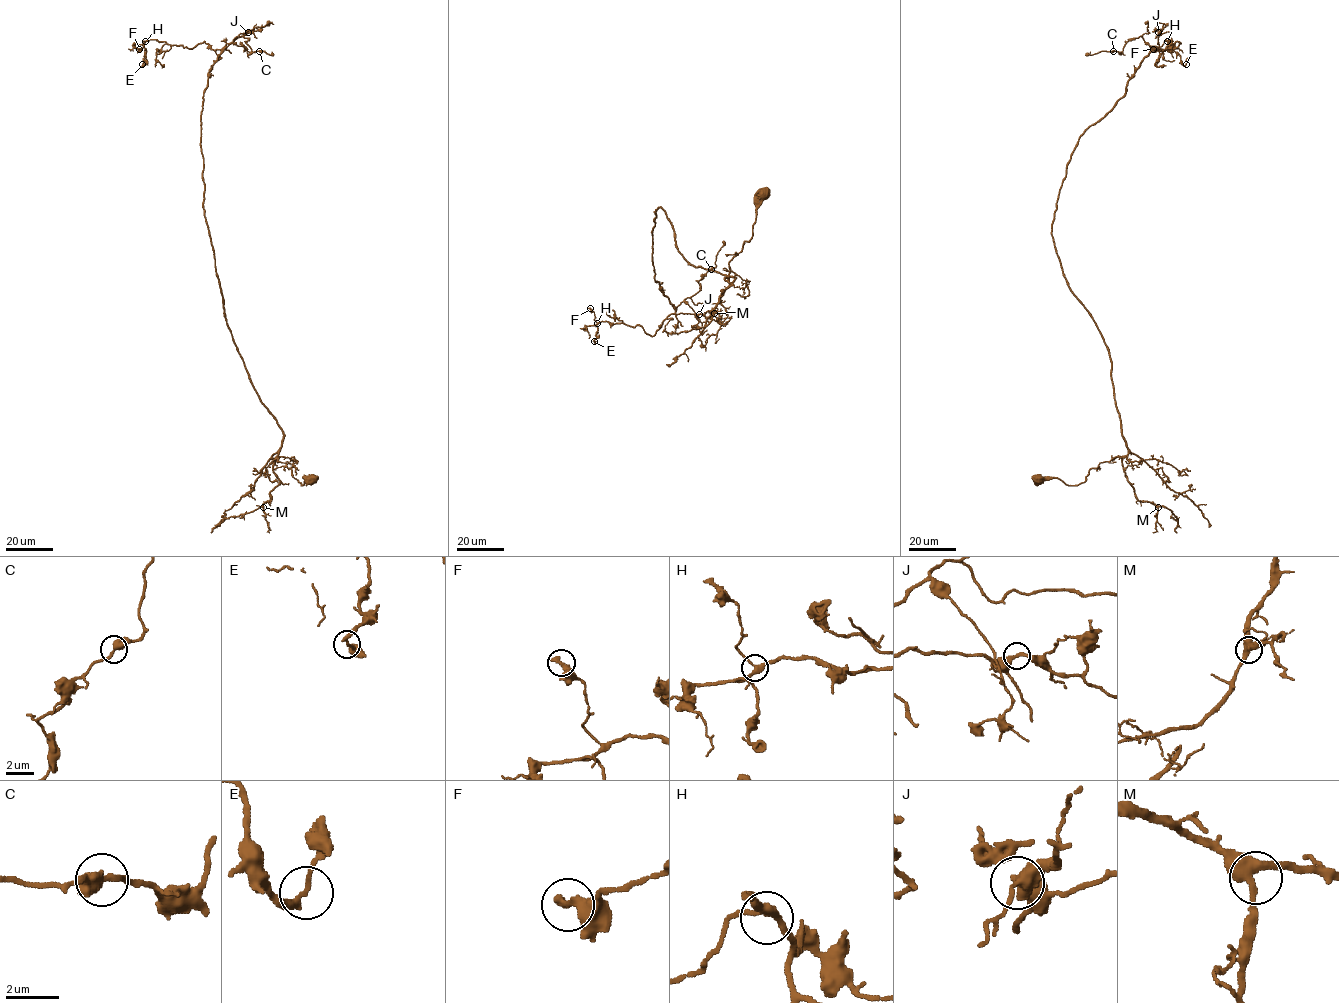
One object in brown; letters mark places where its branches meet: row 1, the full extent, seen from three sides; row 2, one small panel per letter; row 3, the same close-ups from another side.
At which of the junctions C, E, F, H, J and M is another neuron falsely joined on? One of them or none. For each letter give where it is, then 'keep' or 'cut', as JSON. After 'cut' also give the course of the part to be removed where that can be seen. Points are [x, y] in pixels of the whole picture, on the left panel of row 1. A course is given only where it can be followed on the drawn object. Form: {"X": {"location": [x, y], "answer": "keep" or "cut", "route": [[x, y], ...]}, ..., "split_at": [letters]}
{"C": {"location": [259, 51], "answer": "keep"}, "E": {"location": [142, 64], "answer": "keep"}, "F": {"location": [139, 49], "answer": "keep"}, "H": {"location": [145, 41], "answer": "keep"}, "J": {"location": [248, 32], "answer": "keep"}, "M": {"location": [263, 507], "answer": "keep"}, "split_at": []}

